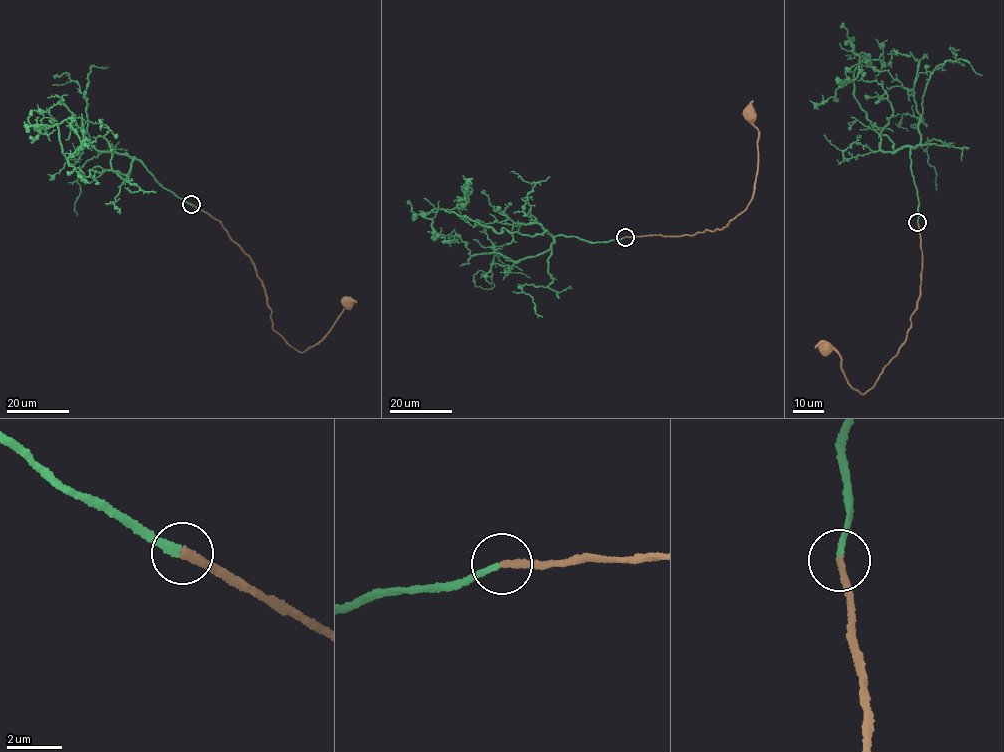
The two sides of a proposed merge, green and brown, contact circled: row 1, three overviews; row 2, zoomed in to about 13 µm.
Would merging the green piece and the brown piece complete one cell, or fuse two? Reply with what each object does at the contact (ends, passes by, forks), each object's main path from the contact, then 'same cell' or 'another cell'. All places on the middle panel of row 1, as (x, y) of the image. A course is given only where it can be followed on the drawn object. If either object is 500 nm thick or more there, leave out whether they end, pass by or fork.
green ends | brown ends | green via (625, 237), (594, 242), (545, 231), (499, 233), (437, 208), (426, 217), (442, 236), (427, 231) | brown via (625, 237), (691, 236), (728, 226), (752, 197), (758, 131), (752, 115) | same cell

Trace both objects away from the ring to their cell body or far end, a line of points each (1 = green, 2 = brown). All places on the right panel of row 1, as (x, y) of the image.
1: (917, 221), (910, 148), (893, 152), (854, 95), (859, 56), (852, 46), (875, 60), (883, 52), (875, 39)
2: (917, 221), (921, 292), (897, 355), (862, 394), (851, 386), (840, 355), (826, 348)

